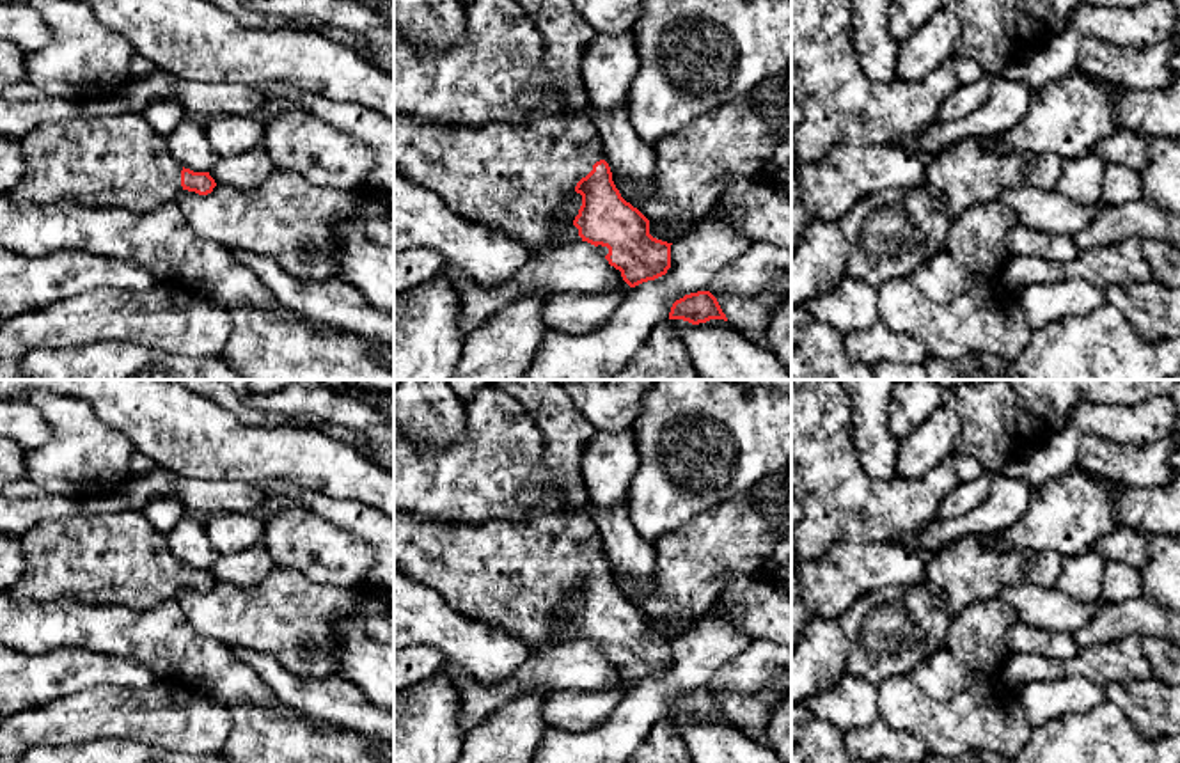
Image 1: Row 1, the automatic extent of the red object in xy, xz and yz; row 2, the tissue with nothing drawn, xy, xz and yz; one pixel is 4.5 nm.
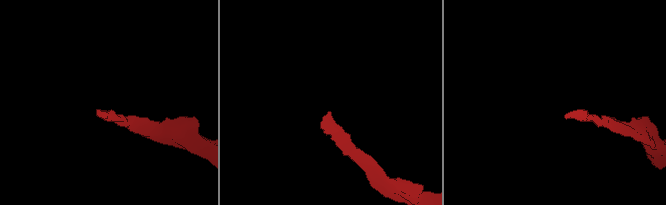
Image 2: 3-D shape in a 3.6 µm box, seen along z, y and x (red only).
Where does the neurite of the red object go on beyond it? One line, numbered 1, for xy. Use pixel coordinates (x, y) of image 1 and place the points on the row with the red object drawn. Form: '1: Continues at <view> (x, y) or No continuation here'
1: Continues at xy (121, 160)

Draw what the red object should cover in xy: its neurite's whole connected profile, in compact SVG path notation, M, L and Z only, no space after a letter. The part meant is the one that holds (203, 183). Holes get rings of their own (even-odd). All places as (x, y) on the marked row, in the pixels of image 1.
M142 114L75 117L43 122L21 140L25 176L7 193L12 201L50 204L76 201L92 208L122 208L151 213L183 190L208 195L216 186L209 172L193 172L177 163L161 137Z

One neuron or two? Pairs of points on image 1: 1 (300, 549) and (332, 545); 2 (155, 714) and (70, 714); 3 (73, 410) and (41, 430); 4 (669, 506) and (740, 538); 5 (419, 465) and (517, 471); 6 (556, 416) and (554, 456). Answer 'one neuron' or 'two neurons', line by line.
1: one neuron
2: one neuron
3: two neurons
4: two neurons
5: one neuron
6: one neuron

